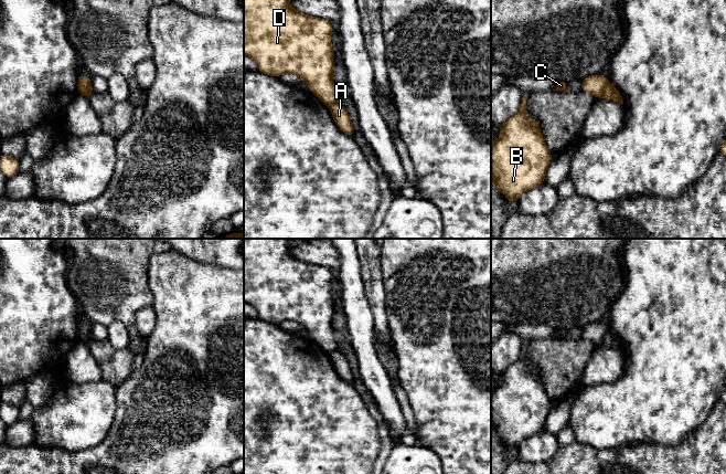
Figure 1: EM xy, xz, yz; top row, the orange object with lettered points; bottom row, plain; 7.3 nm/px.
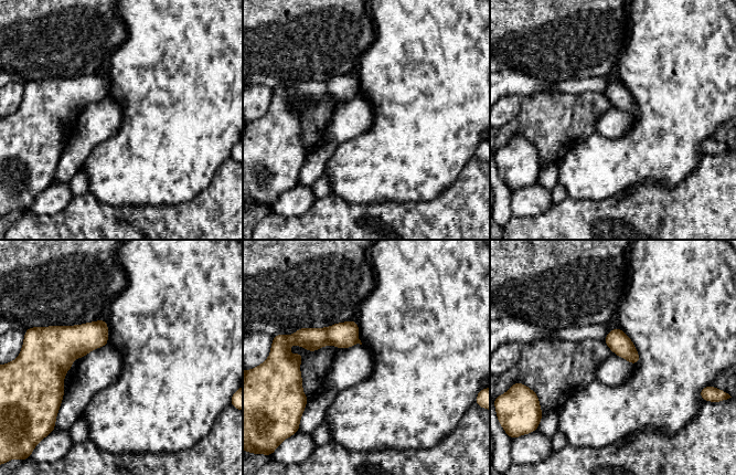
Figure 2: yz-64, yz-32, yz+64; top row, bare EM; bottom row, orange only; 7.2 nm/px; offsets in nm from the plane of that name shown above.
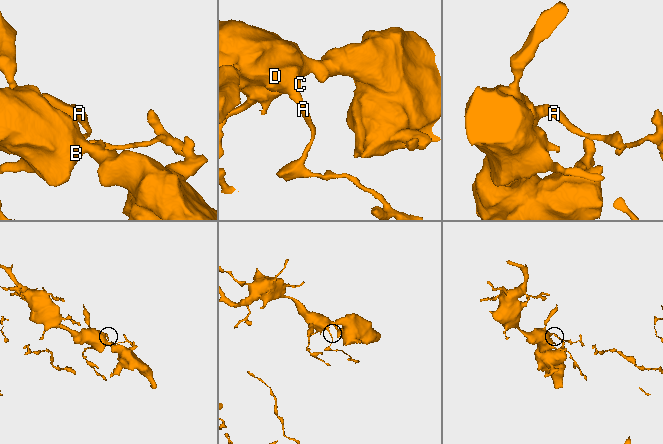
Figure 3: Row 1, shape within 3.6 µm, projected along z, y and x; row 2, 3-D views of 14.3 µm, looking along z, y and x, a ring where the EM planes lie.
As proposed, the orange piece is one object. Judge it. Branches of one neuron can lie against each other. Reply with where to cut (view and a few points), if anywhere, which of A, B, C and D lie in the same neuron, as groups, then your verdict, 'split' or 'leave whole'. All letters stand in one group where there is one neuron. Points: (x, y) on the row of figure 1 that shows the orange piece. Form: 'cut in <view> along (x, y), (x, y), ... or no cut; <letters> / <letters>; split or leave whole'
cut in yz along (609, 82), (604, 90), (602, 96); A / B C D; split

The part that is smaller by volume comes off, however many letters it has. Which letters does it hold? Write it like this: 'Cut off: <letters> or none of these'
Cut off: A

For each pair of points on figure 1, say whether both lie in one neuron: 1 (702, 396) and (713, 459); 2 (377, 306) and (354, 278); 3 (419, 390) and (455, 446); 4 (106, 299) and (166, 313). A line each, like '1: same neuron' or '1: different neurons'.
1: different neurons
2: different neurons
3: same neuron
4: different neurons

